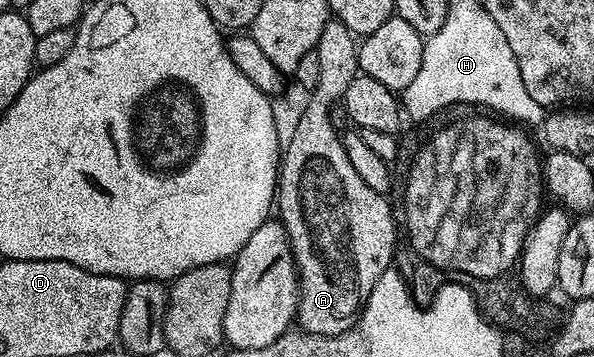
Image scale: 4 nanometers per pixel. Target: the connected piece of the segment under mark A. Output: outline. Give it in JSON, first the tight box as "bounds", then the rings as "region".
{"bounds":[276,20,394,336],"region":[[[331,20],[324,24],[324,32],[320,34],[320,40],[317,44],[318,55],[320,56],[320,80],[316,80],[316,88],[309,91],[306,107],[302,110],[302,115],[298,118],[298,123],[294,126],[294,131],[290,134],[290,143],[285,143],[284,149],[280,154],[280,169],[278,172],[278,184],[276,187],[276,214],[280,219],[282,227],[286,229],[286,235],[290,237],[290,250],[294,254],[294,266],[298,269],[298,311],[296,313],[296,322],[307,334],[323,334],[324,336],[336,336],[344,333],[345,330],[355,329],[359,321],[362,308],[366,304],[366,297],[376,288],[376,280],[384,276],[384,272],[391,269],[394,258],[394,214],[390,211],[387,195],[372,192],[364,180],[356,173],[356,168],[352,168],[352,160],[348,160],[348,152],[344,152],[342,147],[342,134],[338,133],[336,128],[332,128],[332,120],[329,119],[329,113],[334,102],[339,101],[352,84],[352,80],[360,73],[358,68],[358,47],[355,35],[351,34],[344,24],[337,20]]]}

